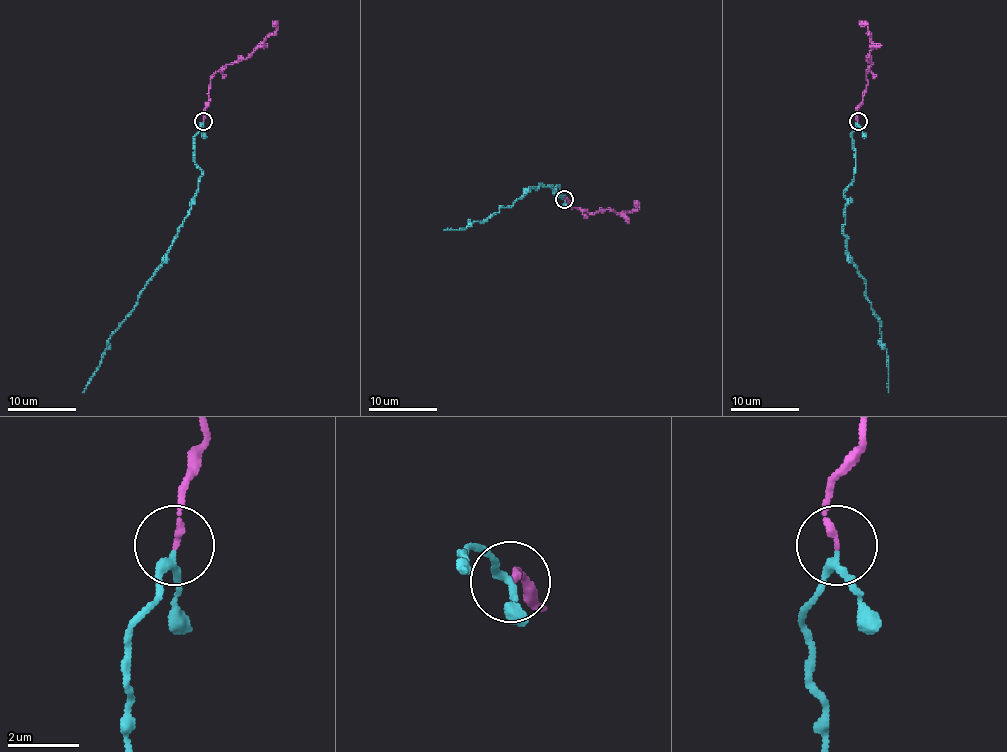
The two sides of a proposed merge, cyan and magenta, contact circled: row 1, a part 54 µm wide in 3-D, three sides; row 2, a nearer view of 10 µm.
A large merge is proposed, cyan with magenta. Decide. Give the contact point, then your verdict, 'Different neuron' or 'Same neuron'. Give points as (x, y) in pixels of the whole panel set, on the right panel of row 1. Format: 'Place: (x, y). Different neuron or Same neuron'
Place: (858, 121). Same neuron

